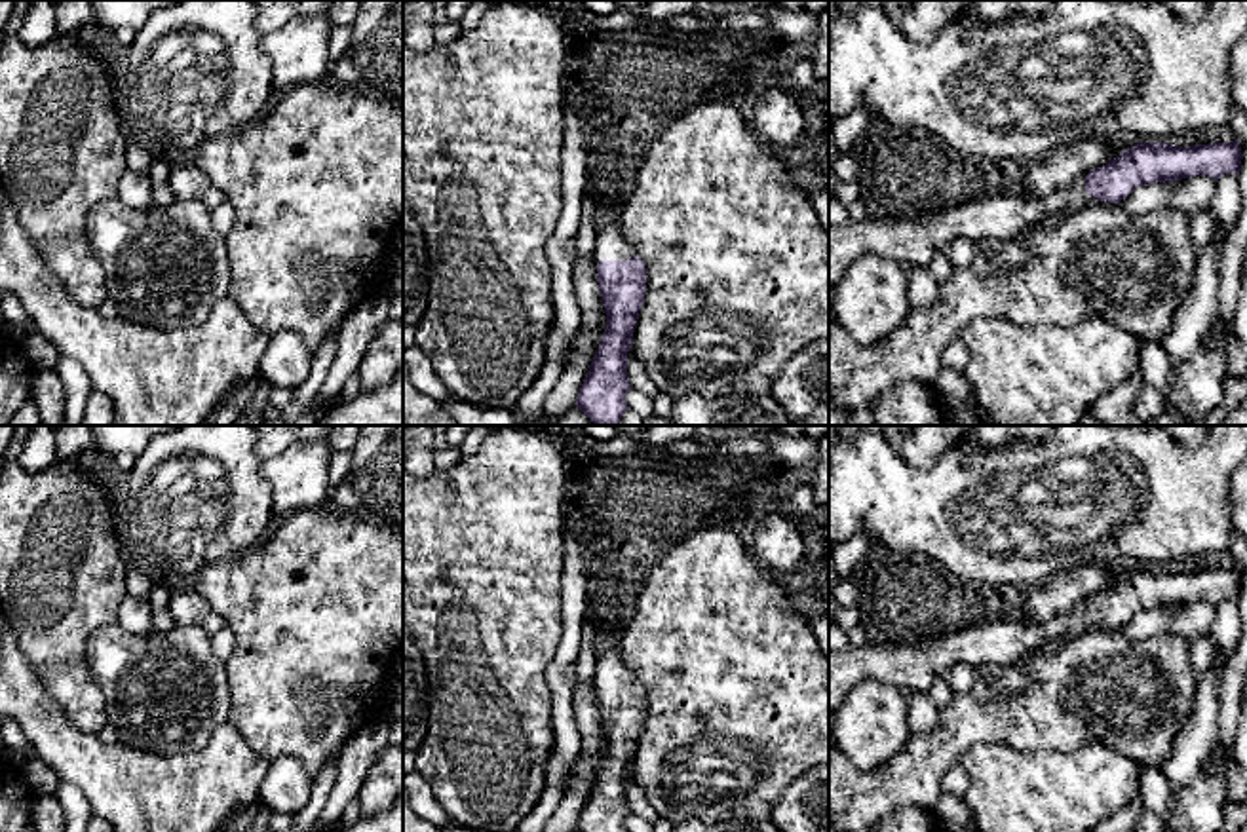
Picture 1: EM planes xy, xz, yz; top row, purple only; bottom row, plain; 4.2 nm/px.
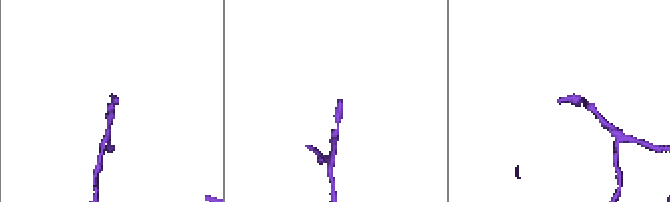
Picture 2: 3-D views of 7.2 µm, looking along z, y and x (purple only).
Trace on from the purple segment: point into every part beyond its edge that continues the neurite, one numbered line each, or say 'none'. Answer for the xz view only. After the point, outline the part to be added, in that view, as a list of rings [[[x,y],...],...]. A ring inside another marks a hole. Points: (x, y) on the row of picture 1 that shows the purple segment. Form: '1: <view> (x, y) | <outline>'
1: xz (611, 244) | [[[604,186],[601,203],[595,211],[595,258],[597,260],[629,260],[633,247],[625,241],[620,224],[620,201],[624,192],[616,186]]]

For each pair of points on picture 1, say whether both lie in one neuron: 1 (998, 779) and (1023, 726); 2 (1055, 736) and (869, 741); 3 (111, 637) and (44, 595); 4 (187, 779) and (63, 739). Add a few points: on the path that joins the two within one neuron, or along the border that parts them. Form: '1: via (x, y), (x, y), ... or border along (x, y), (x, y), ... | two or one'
1: border along (968, 747), (1006, 743), (1021, 751), (1057, 753) | two
2: border along (913, 734), (896, 755), (873, 768) | two
3: border along (115, 624), (92, 633), (86, 644), (90, 673) | two
4: via (156, 779), (116, 779), (94, 766) | one

